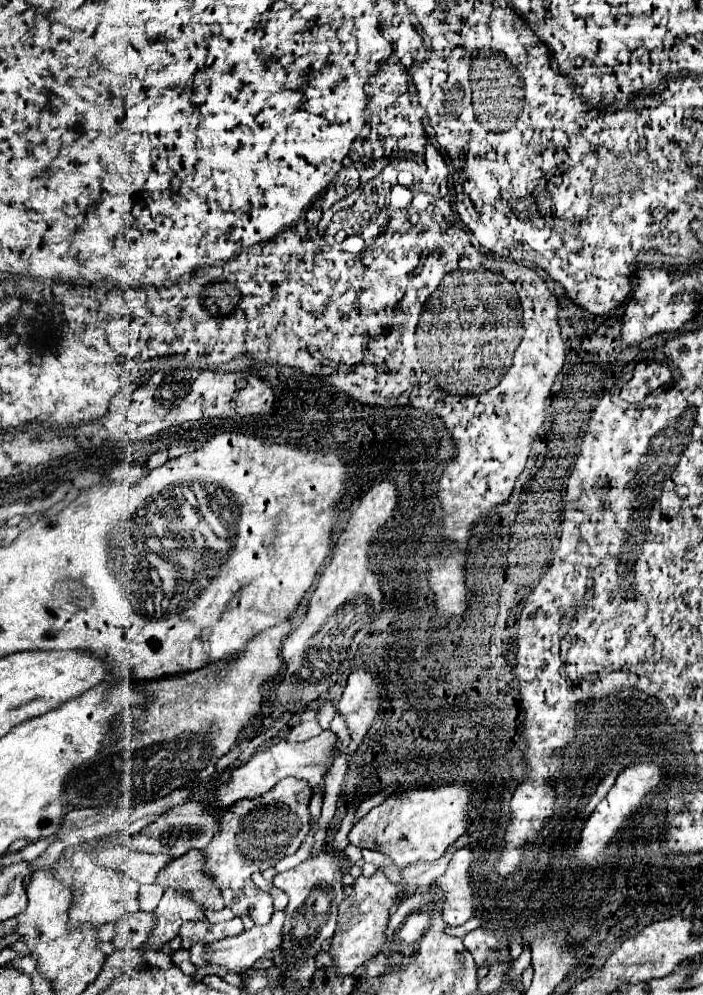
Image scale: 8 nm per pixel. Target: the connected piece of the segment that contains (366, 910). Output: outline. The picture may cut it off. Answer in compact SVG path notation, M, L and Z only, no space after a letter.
M377 870L373 876L359 876L353 884L353 898L345 898L339 906L339 928L331 938L331 956L337 964L337 974L355 974L365 962L377 956L387 942L387 924L391 908L399 898L399 886L389 882L383 870Z

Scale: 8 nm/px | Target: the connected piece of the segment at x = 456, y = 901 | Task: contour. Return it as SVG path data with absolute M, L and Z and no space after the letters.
M463 848L453 854L453 860L447 872L435 882L443 888L447 902L443 904L443 920L449 926L465 924L477 910L477 900L473 894L473 884L469 880L471 866L471 850Z

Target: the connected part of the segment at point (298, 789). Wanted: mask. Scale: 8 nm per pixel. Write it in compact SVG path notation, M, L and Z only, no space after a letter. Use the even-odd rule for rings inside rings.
M285 778L273 790L257 798L245 798L235 802L221 816L221 828L209 846L203 848L207 856L205 870L215 878L223 892L225 906L233 910L235 916L251 916L255 924L269 922L273 914L271 894L253 886L251 874L271 868L279 858L295 854L309 832L309 810L311 786L299 778Z

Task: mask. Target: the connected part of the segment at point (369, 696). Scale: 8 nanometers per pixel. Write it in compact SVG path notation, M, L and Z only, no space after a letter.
M357 668L349 674L347 686L343 690L343 696L337 704L337 710L345 716L347 730L351 734L349 752L355 752L357 746L363 742L367 730L371 728L371 722L379 714L381 694L379 684L373 676L369 676L369 670Z

